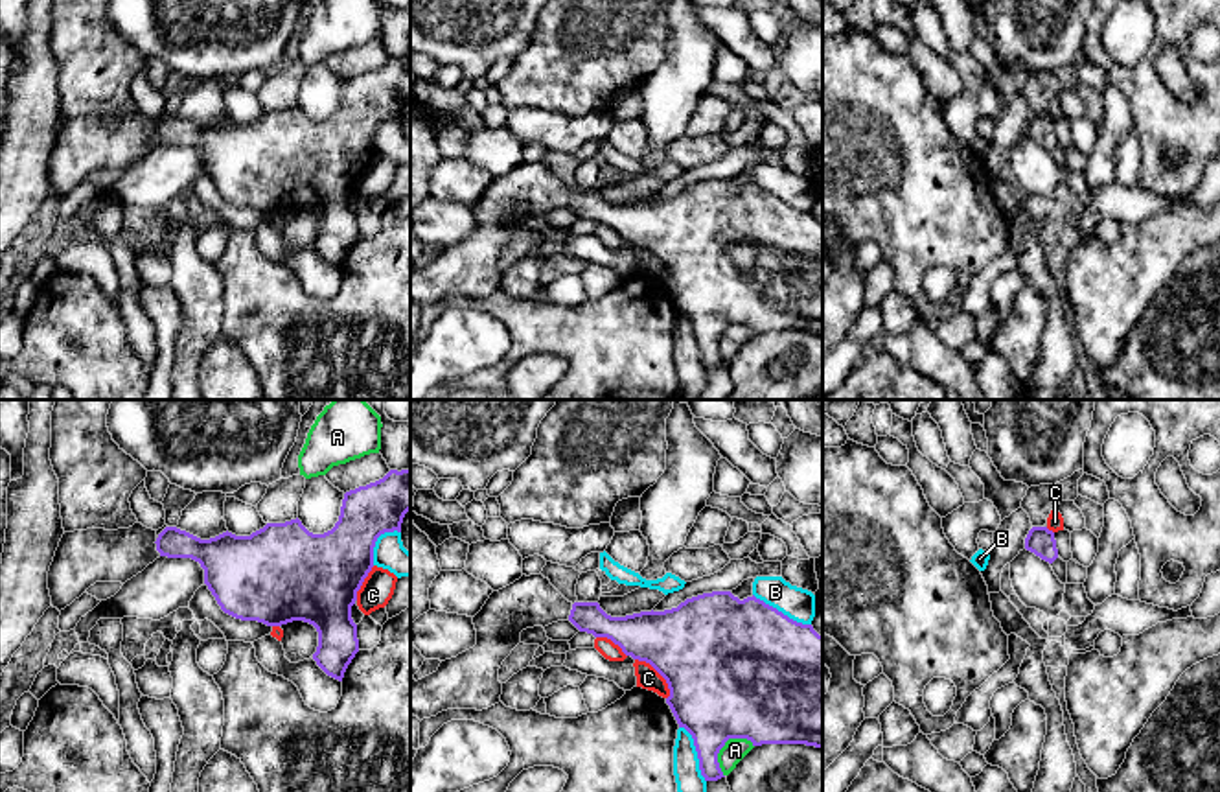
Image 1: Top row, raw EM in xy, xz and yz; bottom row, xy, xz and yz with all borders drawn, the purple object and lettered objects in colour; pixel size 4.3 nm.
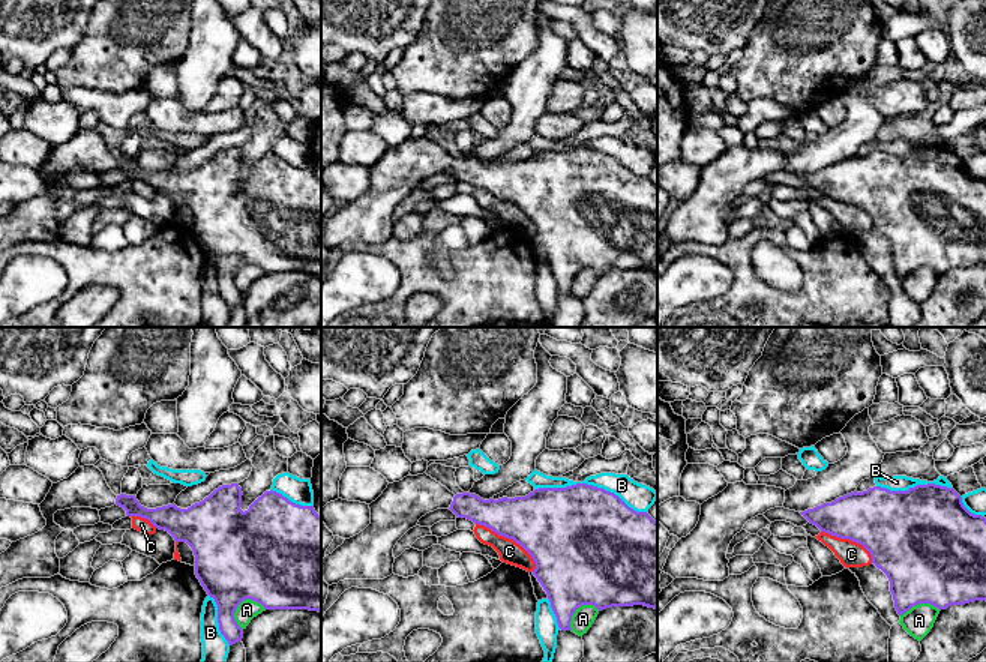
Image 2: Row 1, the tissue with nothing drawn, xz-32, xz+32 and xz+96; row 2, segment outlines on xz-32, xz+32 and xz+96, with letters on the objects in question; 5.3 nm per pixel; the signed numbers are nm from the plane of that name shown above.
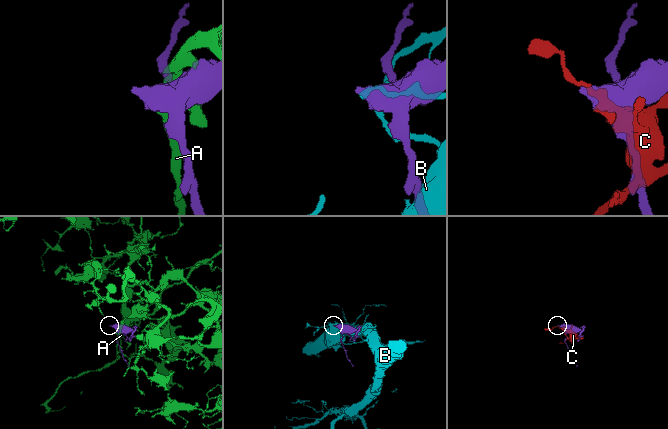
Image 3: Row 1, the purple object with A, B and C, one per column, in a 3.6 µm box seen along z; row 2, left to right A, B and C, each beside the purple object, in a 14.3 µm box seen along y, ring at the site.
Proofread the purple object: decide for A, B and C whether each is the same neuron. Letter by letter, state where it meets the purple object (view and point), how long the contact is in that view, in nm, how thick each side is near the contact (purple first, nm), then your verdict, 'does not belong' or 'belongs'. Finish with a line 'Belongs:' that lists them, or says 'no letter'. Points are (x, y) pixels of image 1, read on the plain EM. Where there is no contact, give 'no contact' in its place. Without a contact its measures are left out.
A: meets purple in xz at (722, 334); contact 200 nm long; 440 nm thick on the purple side, 100 nm on the other; does not belong
B: meets purple in xz at (781, 199); contact 300 nm long; 500 nm thick on the purple side, 140 nm on the other; does not belong
C: meets purple in xz at (659, 260); contact 240 nm long; 480 nm thick on the purple side, 100 nm on the other; does not belong
Belongs: no letter

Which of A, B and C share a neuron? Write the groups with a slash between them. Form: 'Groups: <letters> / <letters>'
Groups: A / B / C

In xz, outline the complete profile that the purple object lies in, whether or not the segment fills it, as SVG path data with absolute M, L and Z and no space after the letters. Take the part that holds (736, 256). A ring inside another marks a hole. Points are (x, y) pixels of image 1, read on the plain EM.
M541 160L523 162L489 182L473 204L477 232L410 269L410 300L423 308L447 297L482 298L499 291L499 256L521 230L521 219L567 206L580 219L611 227L666 267L666 291L679 315L692 322L705 368L725 365L718 341L729 326L823 335L823 223L811 212L789 206L754 182L740 188L731 179L703 181L664 199L611 204L598 190L569 190Z

